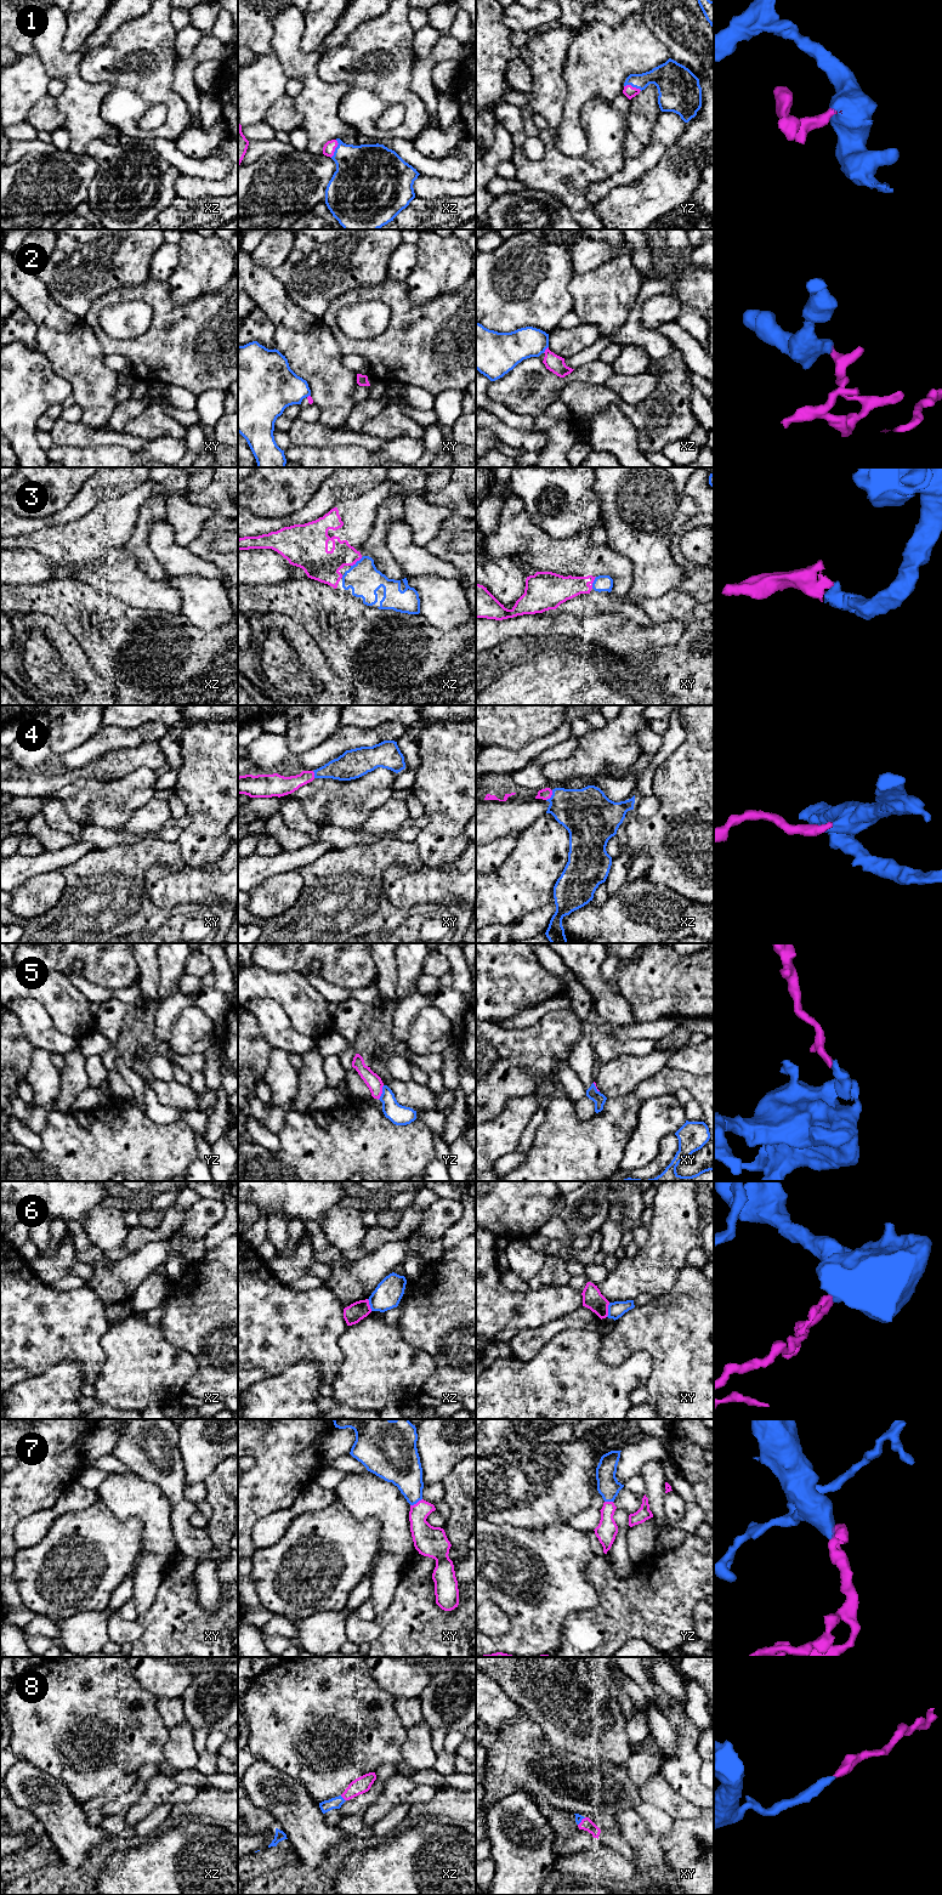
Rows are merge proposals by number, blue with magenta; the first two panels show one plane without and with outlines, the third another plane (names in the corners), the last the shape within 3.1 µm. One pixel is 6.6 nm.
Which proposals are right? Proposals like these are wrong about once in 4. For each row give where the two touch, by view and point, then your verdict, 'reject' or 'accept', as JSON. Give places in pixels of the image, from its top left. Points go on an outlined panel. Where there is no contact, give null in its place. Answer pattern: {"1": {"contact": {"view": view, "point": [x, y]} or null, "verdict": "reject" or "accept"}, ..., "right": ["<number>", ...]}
{"1": {"contact": {"view": "xz", "point": [335, 148]}, "verdict": "accept"}, "2": {"contact": {"view": "xz", "point": [545, 349]}, "verdict": "reject"}, "3": {"contact": {"view": "xz", "point": [357, 561]}, "verdict": "accept"}, "4": {"contact": {"view": "xz", "point": [551, 795]}, "verdict": "accept"}, "5": {"contact": {"view": "yz", "point": [382, 1093]}, "verdict": "reject"}, "6": {"contact": {"view": "xy", "point": [608, 1310]}, "verdict": "reject"}, "7": {"contact": {"view": "xy", "point": [415, 1503]}, "verdict": "accept"}, "8": {"contact": {"view": "xz", "point": [342, 1798]}, "verdict": "accept"}, "right": ["1", "3", "4", "7", "8"]}

